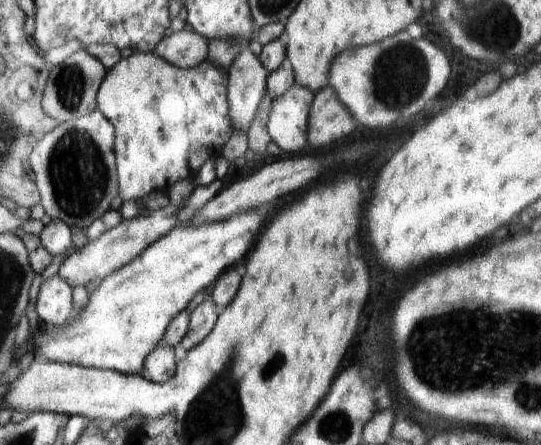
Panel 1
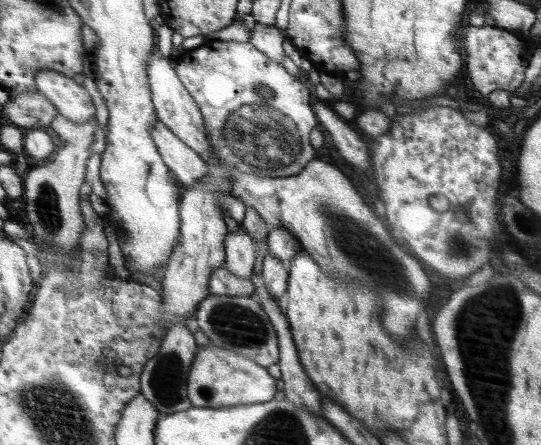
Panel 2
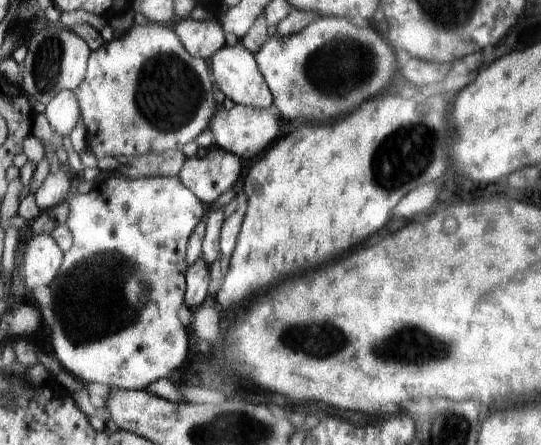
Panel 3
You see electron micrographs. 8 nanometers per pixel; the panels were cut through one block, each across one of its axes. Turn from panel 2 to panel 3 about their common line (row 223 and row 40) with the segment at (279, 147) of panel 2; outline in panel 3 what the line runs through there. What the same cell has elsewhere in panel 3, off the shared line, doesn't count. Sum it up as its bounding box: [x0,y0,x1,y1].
[174,15,226,61]

